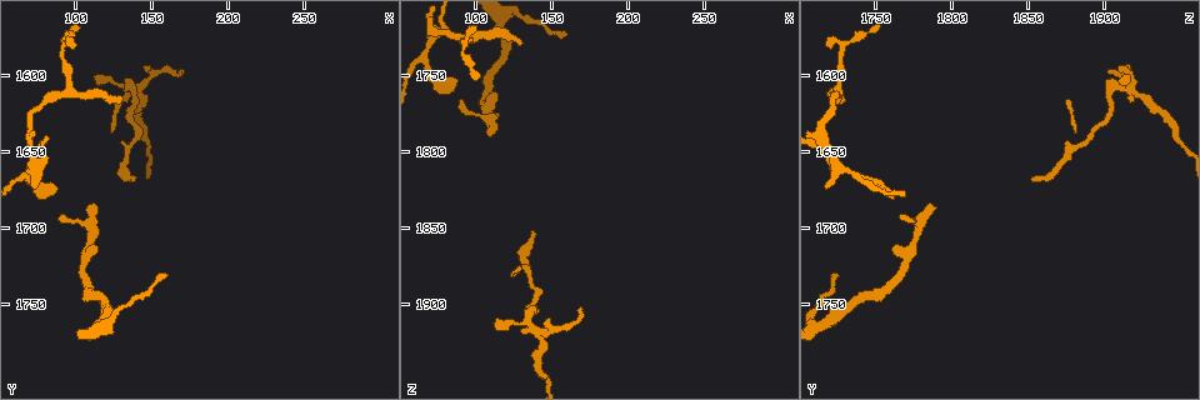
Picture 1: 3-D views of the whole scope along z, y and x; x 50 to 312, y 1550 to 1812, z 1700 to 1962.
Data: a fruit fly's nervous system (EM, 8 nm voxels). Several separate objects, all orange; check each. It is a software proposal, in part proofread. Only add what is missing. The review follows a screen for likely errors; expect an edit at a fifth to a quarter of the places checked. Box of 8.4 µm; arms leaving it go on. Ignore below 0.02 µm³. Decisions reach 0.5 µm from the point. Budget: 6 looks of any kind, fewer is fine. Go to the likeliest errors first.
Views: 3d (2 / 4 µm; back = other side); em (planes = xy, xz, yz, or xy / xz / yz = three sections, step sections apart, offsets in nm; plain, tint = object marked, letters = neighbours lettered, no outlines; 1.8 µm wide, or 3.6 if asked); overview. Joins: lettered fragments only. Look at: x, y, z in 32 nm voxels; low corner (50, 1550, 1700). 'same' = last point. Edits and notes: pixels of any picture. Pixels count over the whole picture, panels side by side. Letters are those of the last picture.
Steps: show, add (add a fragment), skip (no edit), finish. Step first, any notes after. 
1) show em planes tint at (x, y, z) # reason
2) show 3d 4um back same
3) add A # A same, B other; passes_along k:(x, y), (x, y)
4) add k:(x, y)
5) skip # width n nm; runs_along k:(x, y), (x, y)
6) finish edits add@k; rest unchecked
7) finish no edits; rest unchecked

show 3d 4um at (138, 1668, 1852) # branch stops here

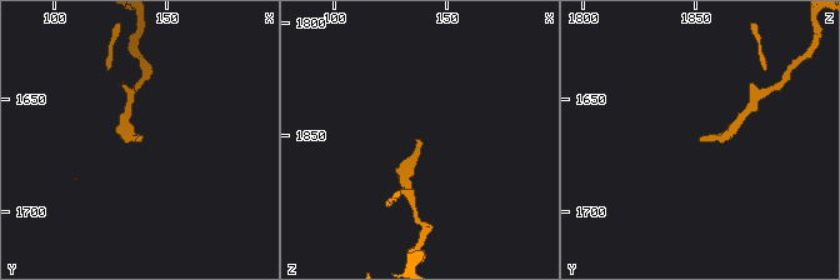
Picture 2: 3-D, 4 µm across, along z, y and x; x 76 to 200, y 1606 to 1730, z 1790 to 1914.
show em xy step 16 tint at (138, 1669, 1853) # need the tissue

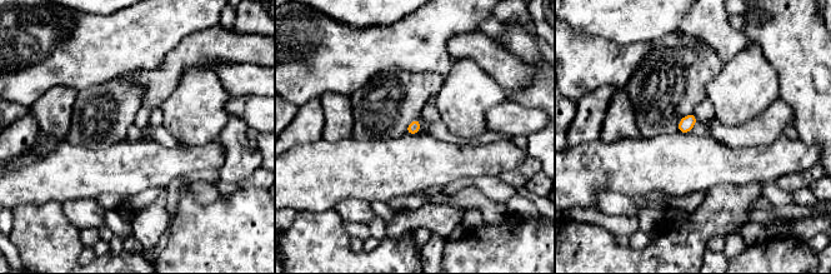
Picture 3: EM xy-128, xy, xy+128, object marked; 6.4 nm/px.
show em planes letters same # another direction

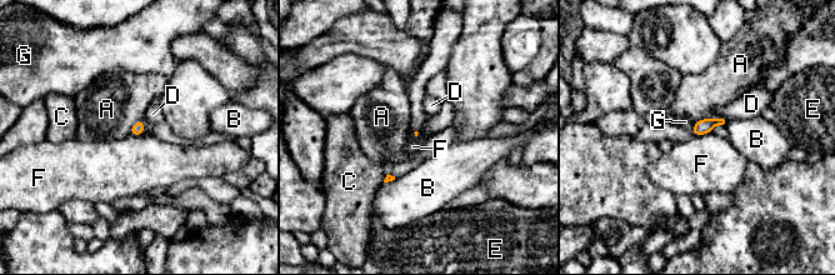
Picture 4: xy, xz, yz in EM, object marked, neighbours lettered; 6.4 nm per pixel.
skip # A other, B other, C other, D other, E other, F other, G other; none of them fits

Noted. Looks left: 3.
show em planes letters at (114, 1602, 1910) # tapers out

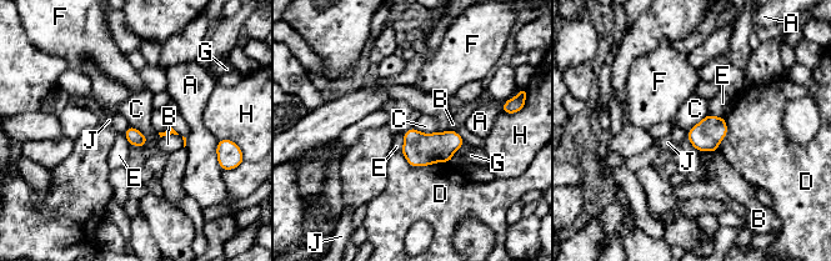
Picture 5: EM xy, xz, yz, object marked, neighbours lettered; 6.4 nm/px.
skip # width 100 nm; A other, B other, C other, D other, E other, F other, G other, H other, J other; border 5:(130, 125), (146, 137), (145, 146); no lettered fragment goes on from it

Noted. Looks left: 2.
show em xz step 4 letters at (106, 1686, 1788) # thin end

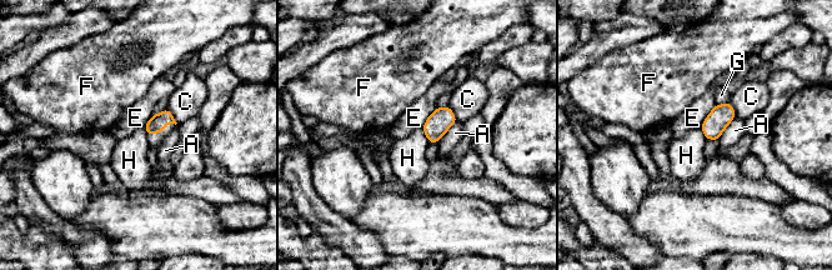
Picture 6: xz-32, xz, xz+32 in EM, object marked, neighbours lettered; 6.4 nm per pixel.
show em planes letters same

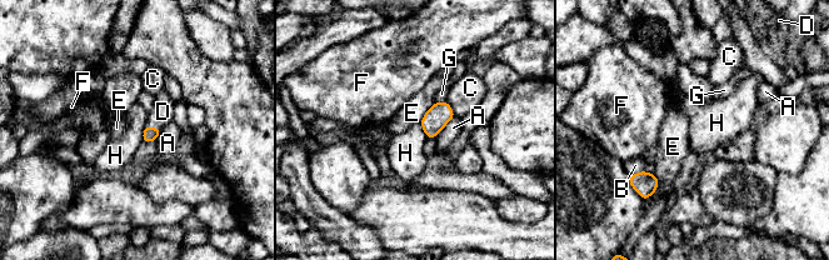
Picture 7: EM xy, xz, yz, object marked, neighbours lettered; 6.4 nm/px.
add D # width 100 nm; A other, B other, C other, D same, E other, F other, G other, H other; passes_along 7:(150, 134), (154, 128), (163, 111); the neuron continues

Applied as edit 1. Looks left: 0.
finish edits add@7; rest unchecked

